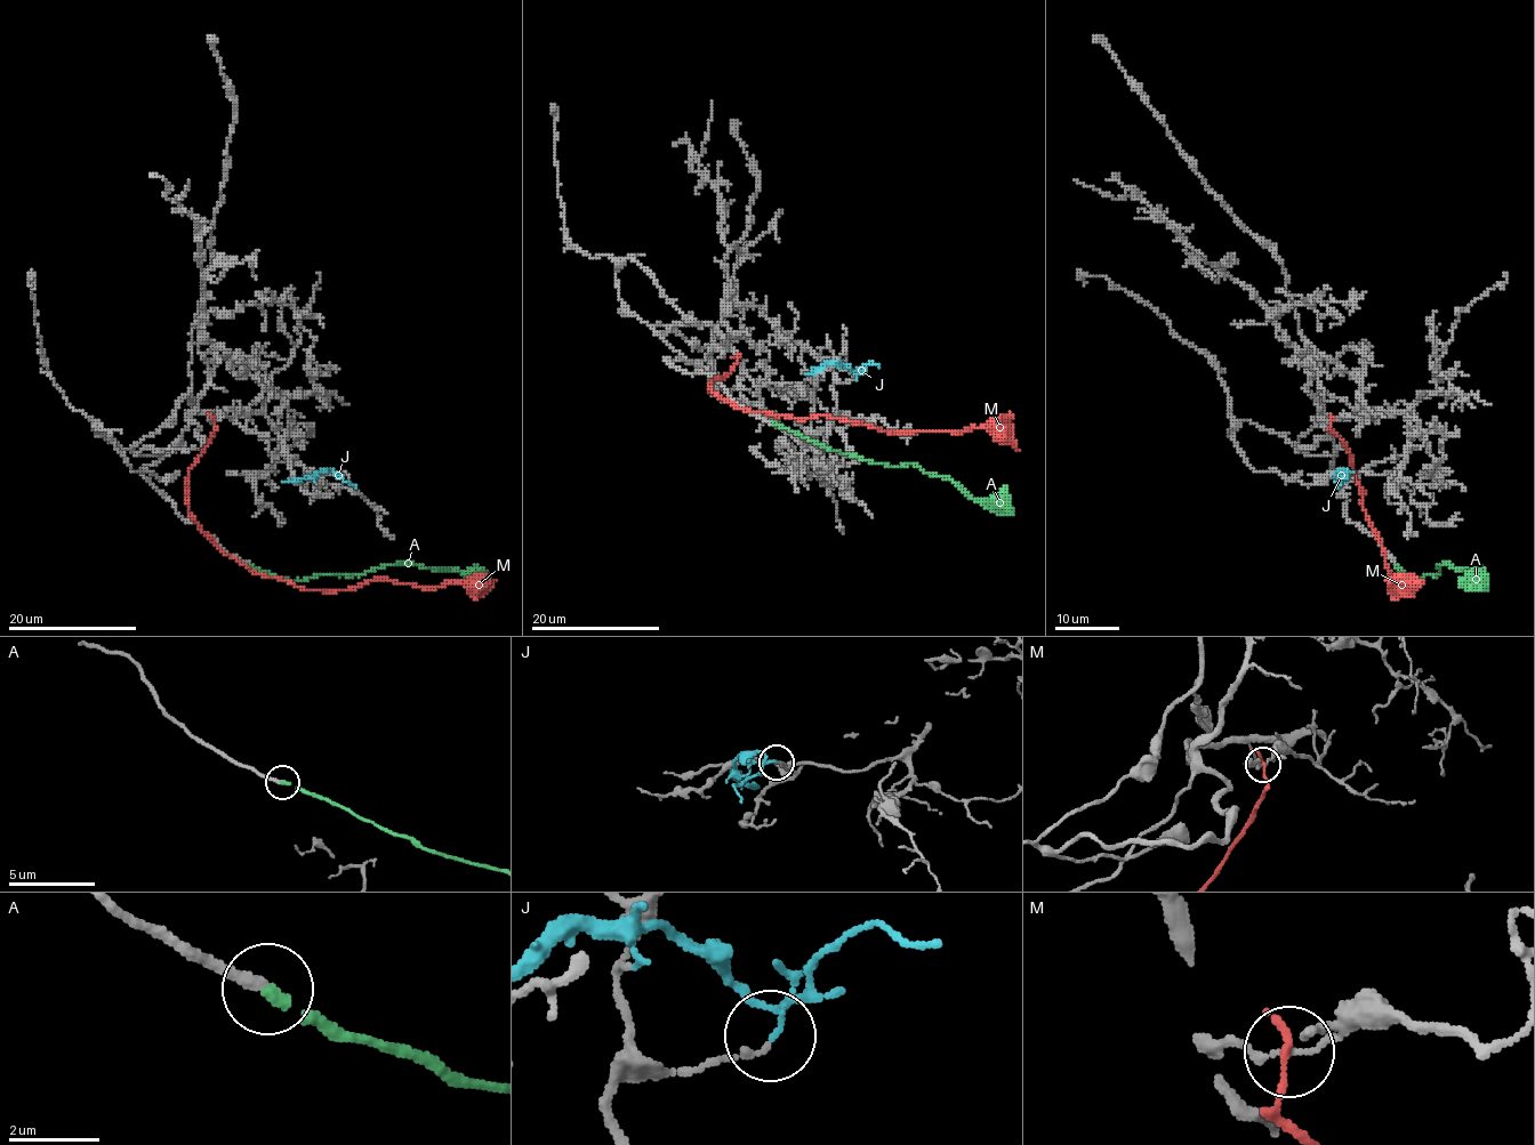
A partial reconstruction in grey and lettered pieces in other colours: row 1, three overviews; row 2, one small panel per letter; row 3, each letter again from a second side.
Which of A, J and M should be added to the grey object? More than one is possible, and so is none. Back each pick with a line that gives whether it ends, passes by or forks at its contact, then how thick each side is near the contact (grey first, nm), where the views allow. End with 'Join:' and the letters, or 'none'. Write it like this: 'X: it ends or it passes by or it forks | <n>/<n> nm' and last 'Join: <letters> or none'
A: it ends | 260/240 nm
Join: A

